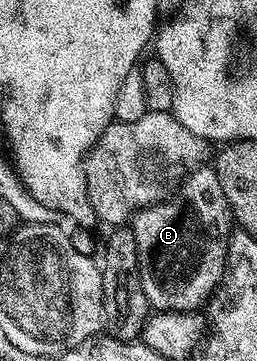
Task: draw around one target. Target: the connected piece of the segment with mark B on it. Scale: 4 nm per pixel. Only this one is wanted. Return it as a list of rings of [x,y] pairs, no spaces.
[[[204,168],[191,170],[179,182],[180,190],[173,201],[157,201],[145,209],[137,209],[130,218],[134,243],[138,247],[142,291],[146,291],[146,299],[153,310],[183,313],[199,310],[213,296],[217,285],[224,278],[224,266],[228,264],[228,239],[234,232],[234,222],[226,195],[222,195],[222,183],[218,183],[215,168]]]

